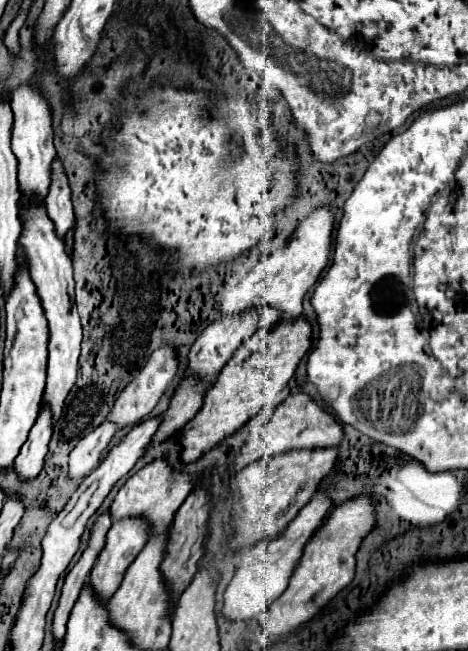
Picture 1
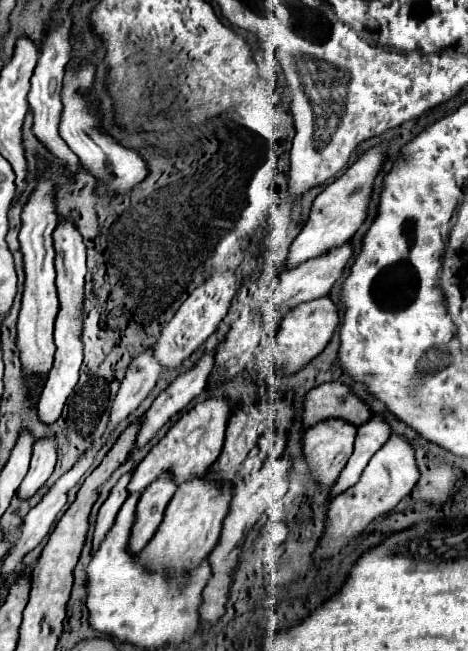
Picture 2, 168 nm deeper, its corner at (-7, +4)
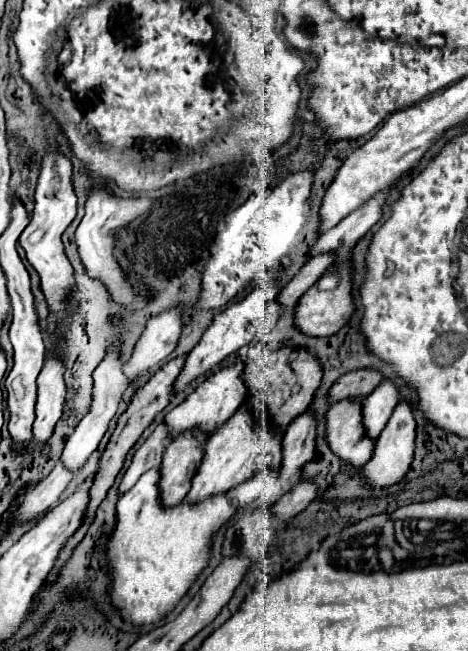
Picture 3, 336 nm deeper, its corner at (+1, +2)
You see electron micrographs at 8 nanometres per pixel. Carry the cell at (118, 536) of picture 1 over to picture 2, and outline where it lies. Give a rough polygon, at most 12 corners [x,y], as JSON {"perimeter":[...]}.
{"perimeter":[[171,471],[143,491],[129,549],[143,551],[175,495]]}

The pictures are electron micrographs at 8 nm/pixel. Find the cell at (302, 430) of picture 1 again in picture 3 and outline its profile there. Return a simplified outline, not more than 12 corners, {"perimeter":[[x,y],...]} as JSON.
{"perimeter":[[359,369],[339,377],[329,389],[329,403],[365,399],[381,375]]}

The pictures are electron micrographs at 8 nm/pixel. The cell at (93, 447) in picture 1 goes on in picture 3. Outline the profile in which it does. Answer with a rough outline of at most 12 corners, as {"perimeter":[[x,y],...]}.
{"perimeter":[[177,309],[147,323],[123,365],[129,385],[167,359],[183,323]]}

